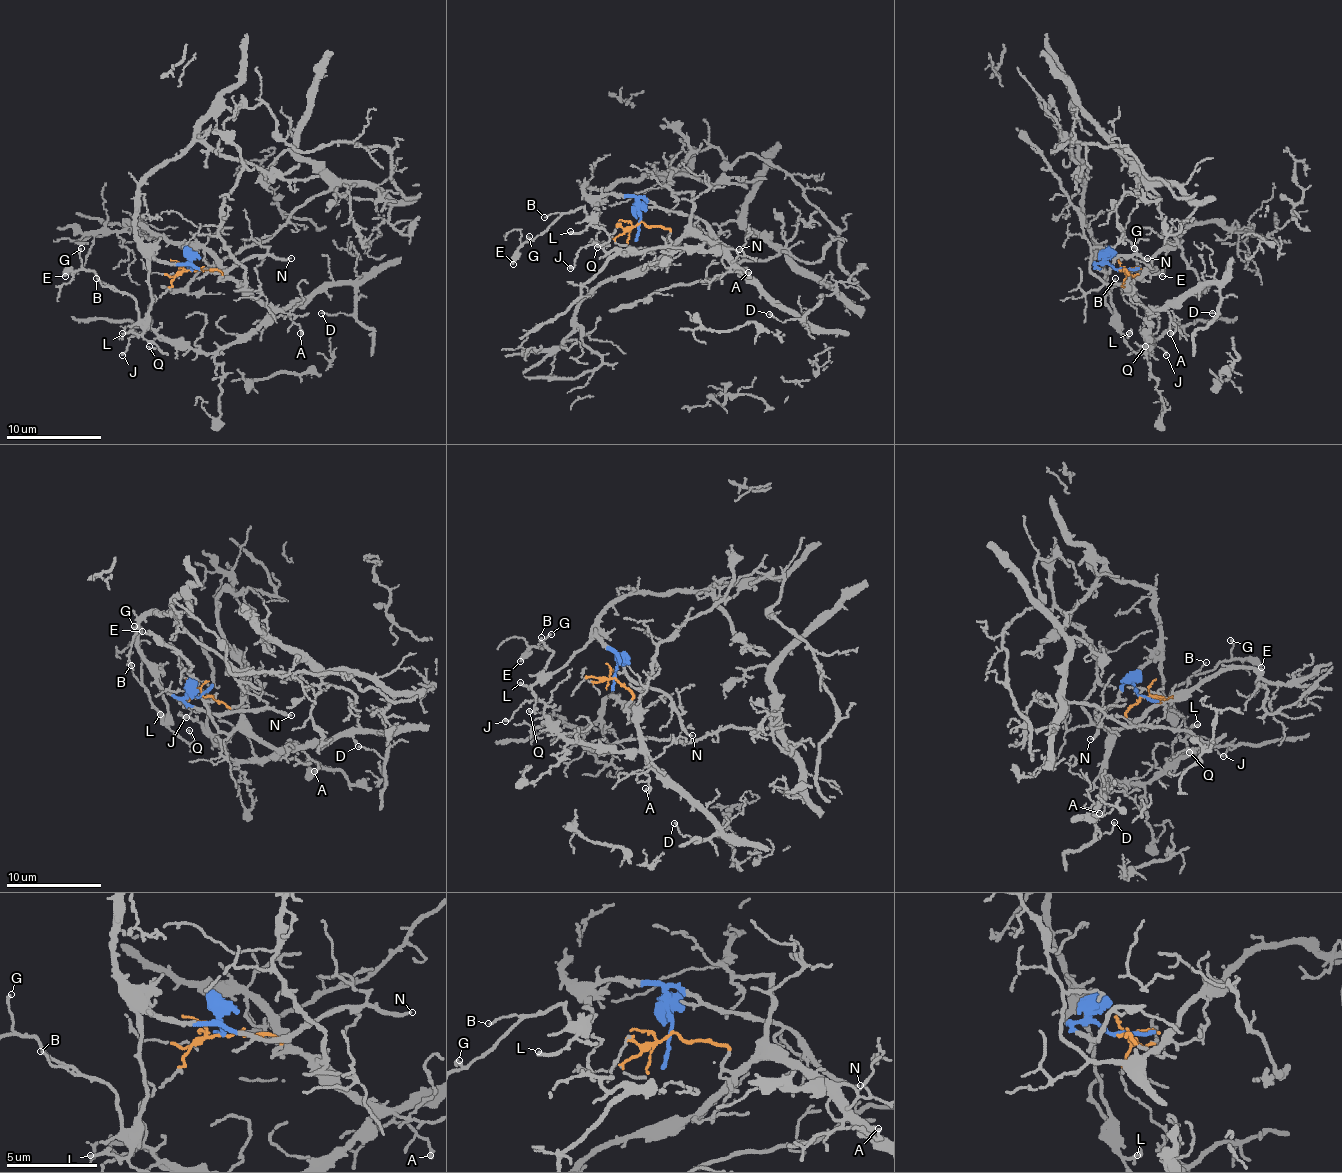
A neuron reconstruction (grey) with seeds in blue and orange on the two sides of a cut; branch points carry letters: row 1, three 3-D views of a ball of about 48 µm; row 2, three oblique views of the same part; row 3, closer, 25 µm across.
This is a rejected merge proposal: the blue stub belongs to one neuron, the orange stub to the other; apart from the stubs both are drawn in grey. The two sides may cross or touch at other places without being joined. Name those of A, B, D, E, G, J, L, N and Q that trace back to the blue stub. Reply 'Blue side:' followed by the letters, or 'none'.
Blue side: B, E, G, L, N, Q

